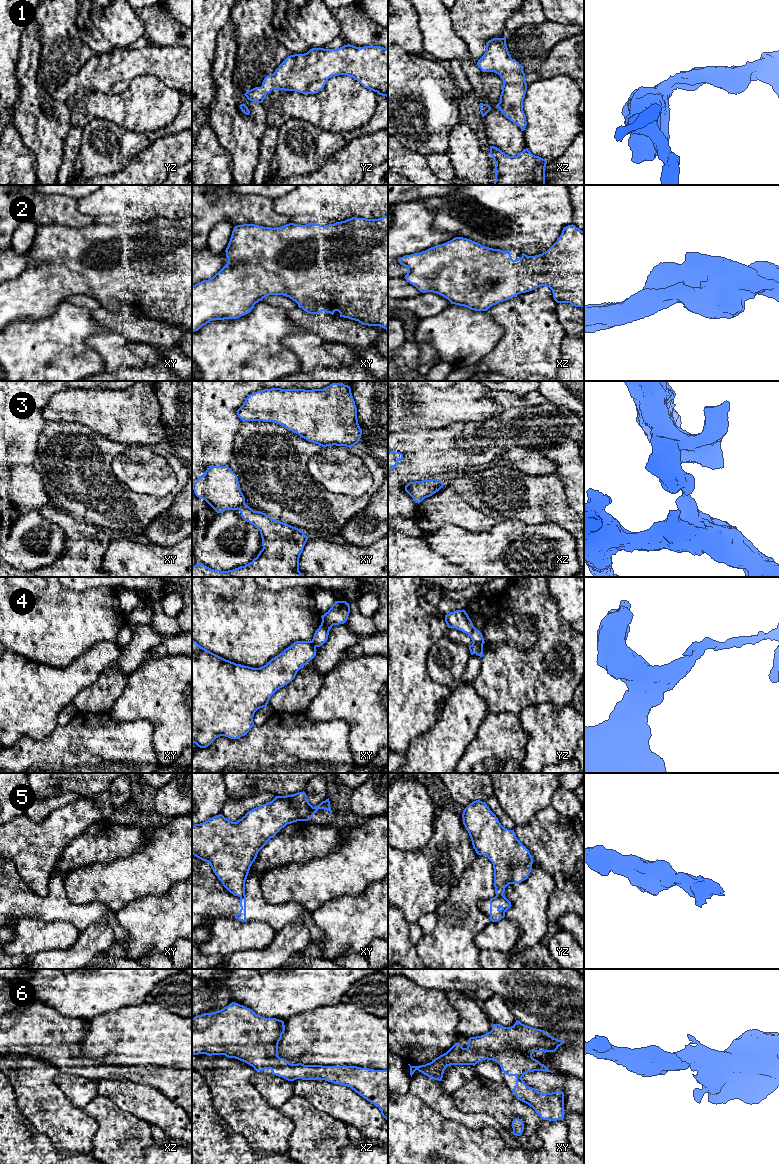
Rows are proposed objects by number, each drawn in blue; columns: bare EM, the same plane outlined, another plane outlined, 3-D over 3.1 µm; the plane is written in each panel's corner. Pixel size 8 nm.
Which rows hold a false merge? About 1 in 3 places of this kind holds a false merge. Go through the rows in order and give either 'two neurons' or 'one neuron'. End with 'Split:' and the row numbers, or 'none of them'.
1: one neuron
2: one neuron
3: two neurons
4: two neurons
5: two neurons
6: one neuron
Split: 3, 4, 5

